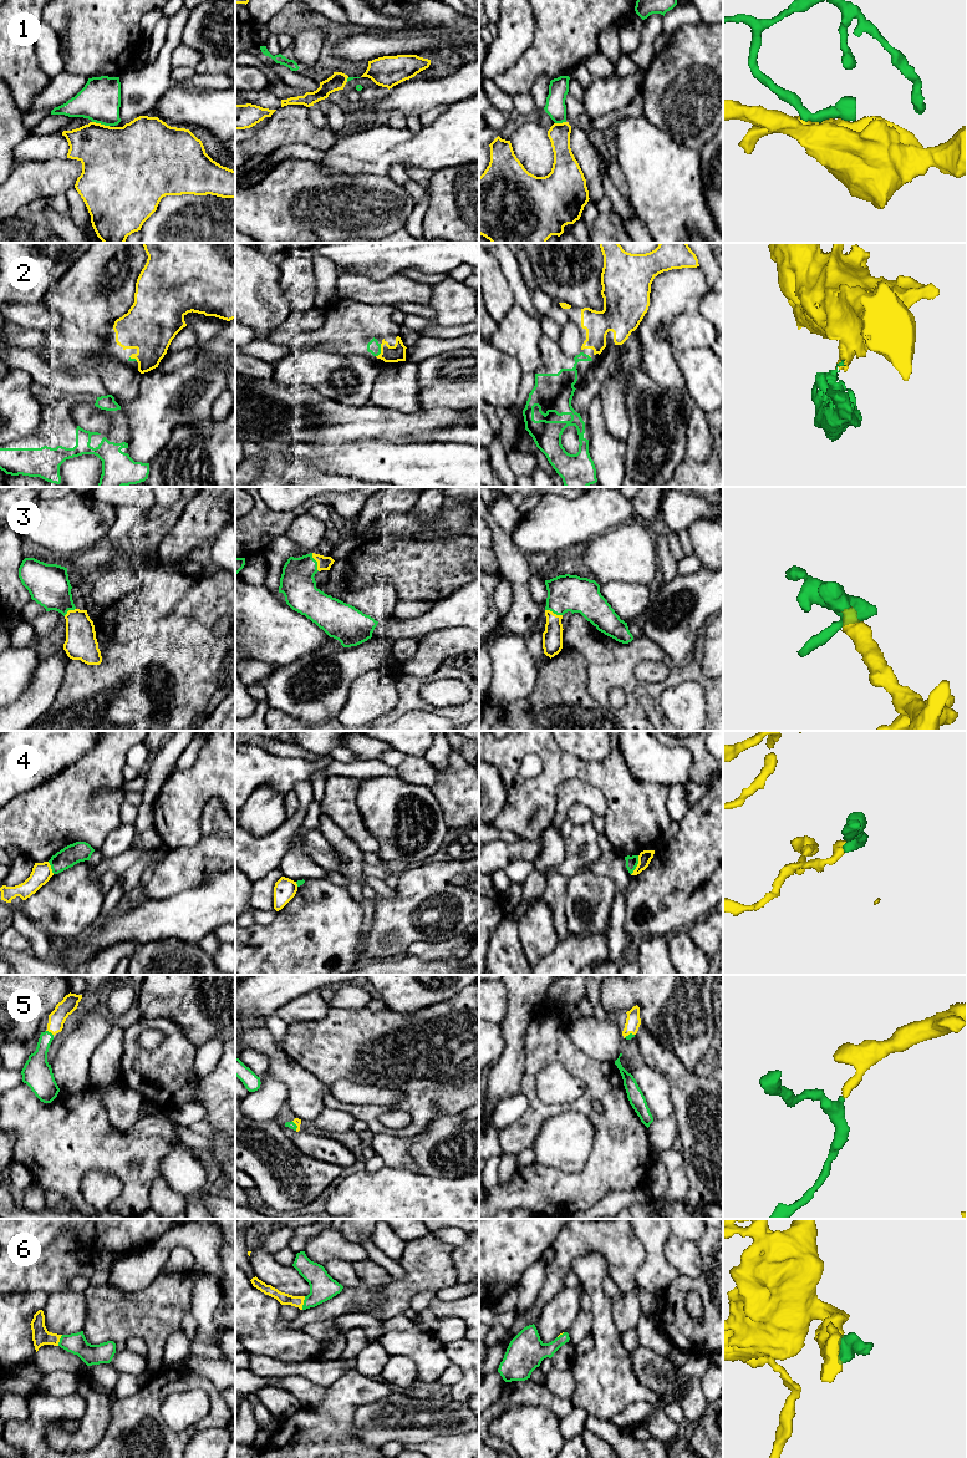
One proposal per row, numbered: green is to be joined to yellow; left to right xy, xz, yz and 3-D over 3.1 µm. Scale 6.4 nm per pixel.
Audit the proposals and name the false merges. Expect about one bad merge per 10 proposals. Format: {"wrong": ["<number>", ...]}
{"wrong": ["1", "4"]}

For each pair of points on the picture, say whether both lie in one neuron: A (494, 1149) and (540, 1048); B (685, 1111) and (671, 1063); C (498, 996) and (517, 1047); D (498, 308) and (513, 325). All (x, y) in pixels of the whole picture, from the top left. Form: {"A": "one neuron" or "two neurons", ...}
{"A": "two neurons", "B": "one neuron", "C": "two neurons", "D": "two neurons"}

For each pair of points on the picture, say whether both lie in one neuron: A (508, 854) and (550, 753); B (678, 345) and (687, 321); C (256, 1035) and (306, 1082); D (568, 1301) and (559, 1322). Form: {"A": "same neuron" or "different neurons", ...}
{"A": "different neurons", "B": "same neuron", "C": "same neuron", "D": "same neuron"}

